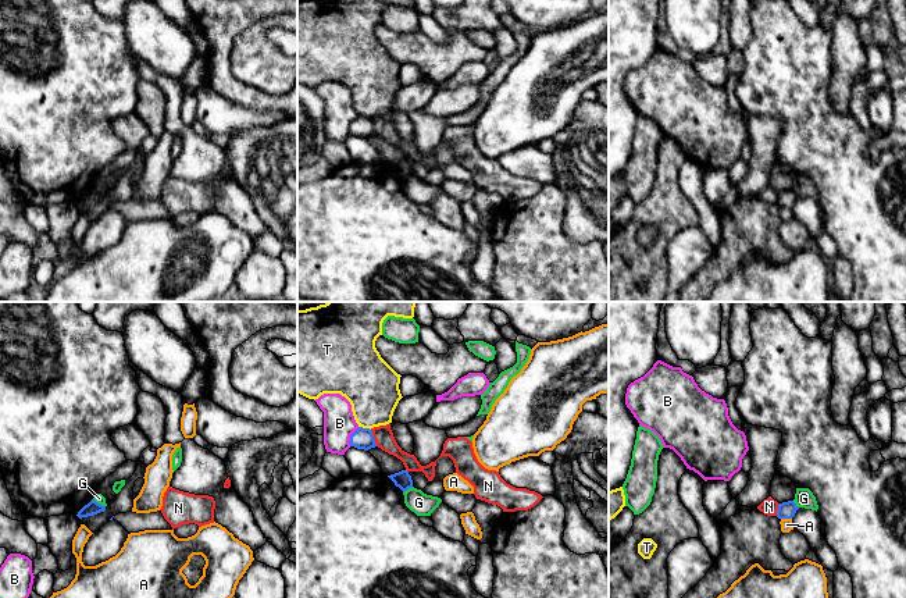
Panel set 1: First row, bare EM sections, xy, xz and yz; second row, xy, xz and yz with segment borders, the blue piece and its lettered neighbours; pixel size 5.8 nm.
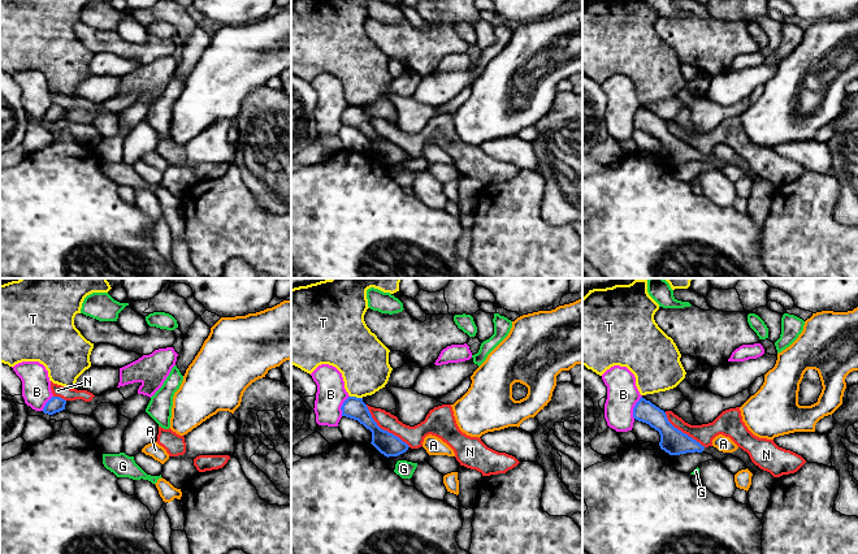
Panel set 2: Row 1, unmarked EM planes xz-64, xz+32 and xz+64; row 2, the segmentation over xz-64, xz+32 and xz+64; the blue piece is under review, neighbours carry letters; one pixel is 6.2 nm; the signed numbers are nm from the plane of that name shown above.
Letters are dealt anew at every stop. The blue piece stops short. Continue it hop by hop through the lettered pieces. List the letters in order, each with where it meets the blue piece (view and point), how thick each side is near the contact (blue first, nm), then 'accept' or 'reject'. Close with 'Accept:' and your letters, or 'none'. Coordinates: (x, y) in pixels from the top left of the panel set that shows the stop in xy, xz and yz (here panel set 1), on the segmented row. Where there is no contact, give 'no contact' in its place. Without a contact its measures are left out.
A: contact yz (787, 518); calibres 100 and 70 nm; reject
B: contact xz (350, 437); calibres 120 and 180 nm; reject
G: contact xz (407, 488); calibres 100 and 130 nm; reject
N: contact xz (373, 438); calibres 120 and 110 nm; reject
T: contact xz (364, 429); calibres 120 and 320 nm; reject
Accept: none

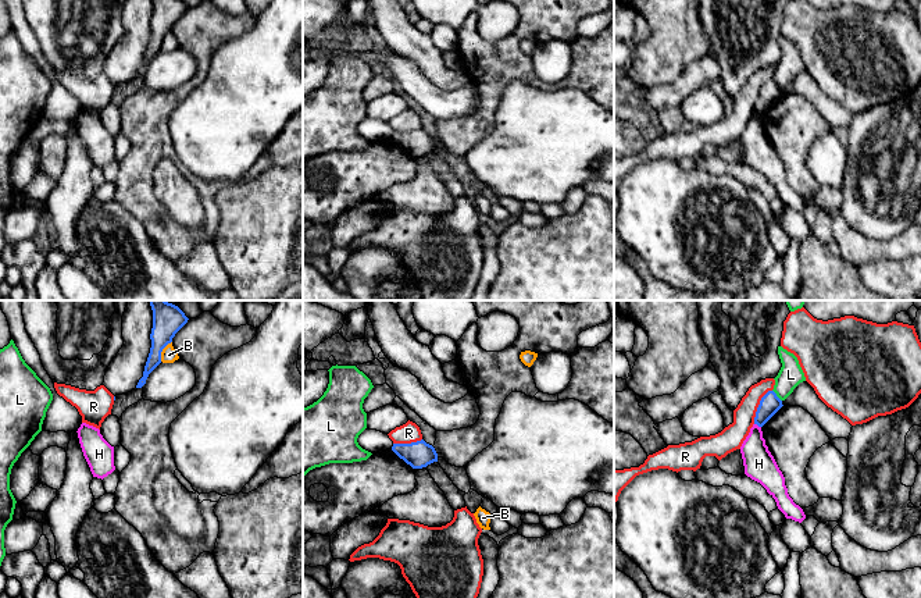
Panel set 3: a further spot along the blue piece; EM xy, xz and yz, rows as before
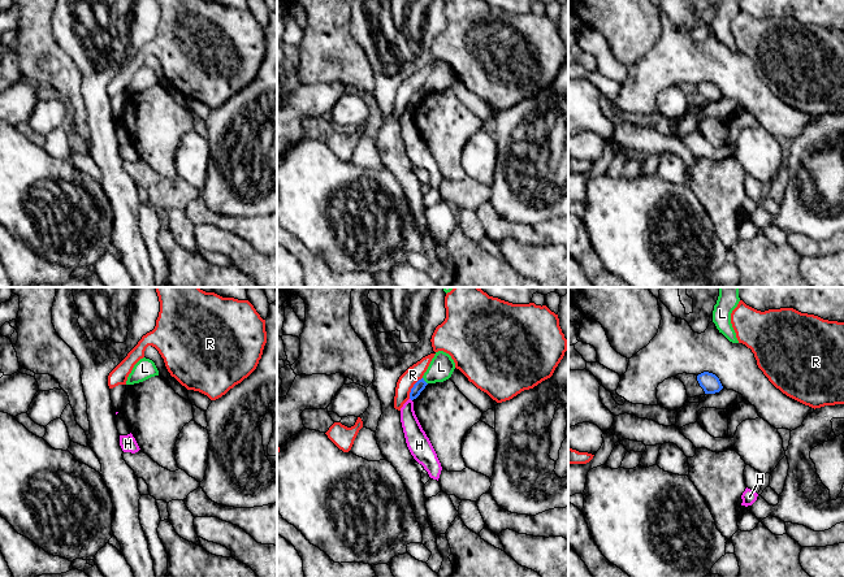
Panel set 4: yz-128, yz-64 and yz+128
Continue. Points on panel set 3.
B: contact xy (161, 351); calibres 180 and 90 nm; reject
H: contact yz (757, 424); calibres 120 and 180 nm; reject
L: contact yz (775, 395); calibres 120 and 140 nm; reject
R: contact yz (759, 406); calibres 120 and 140 nm; reject
Accept: none

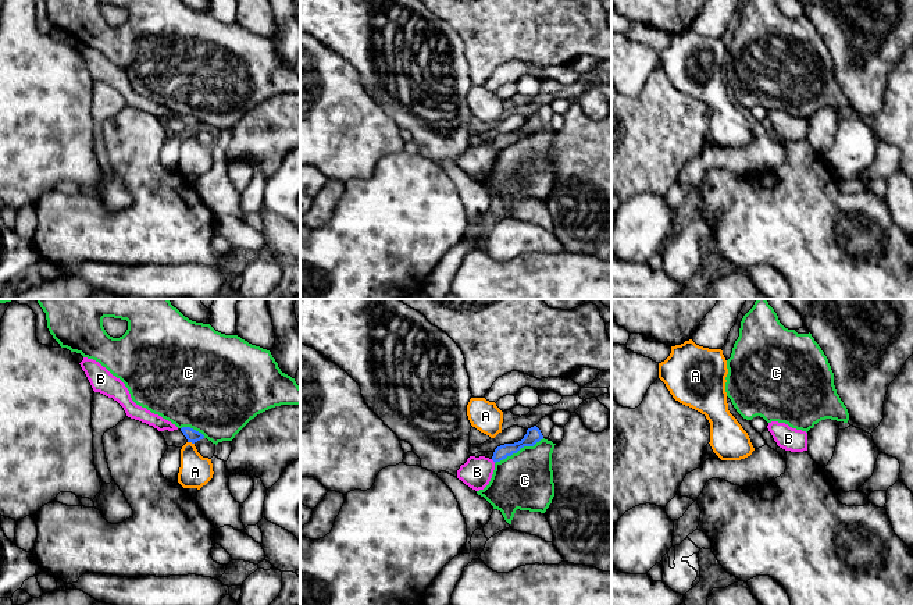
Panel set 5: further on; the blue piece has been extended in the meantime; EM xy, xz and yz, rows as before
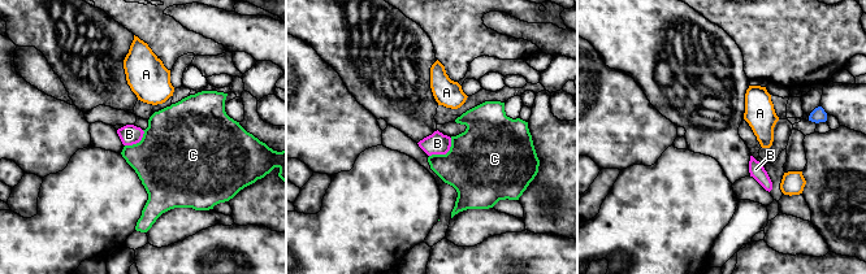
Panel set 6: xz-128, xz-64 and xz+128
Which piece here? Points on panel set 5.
A: contact xy (191, 441); calibres 80 and 190 nm; reject
B: contact xz (494, 461); calibres 80 and 180 nm; accept
C: contact xz (519, 449); calibres 90 and 320 nm; reject
Accept: B

